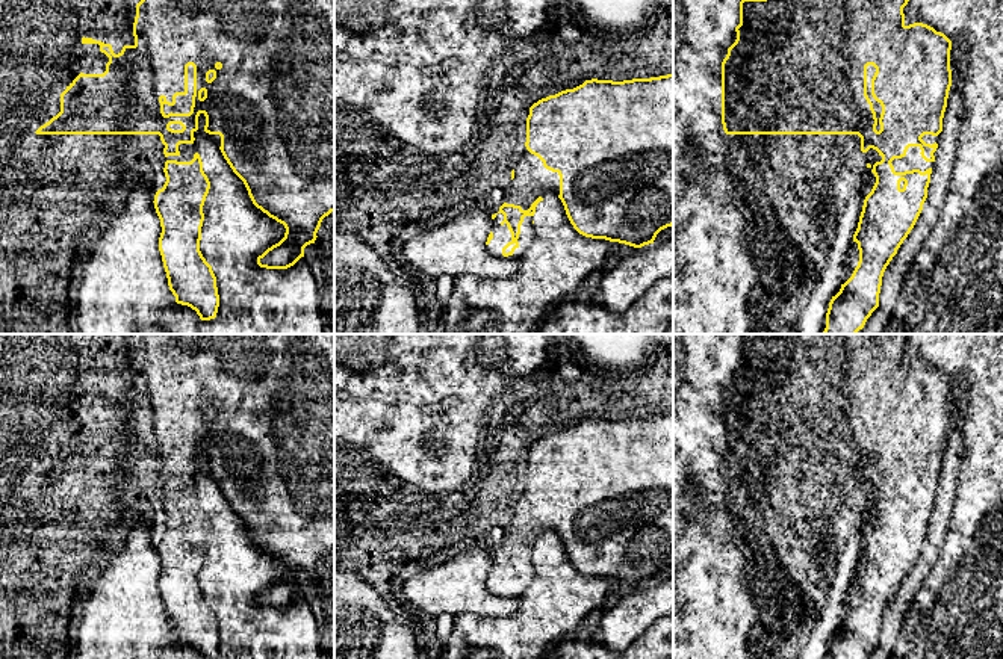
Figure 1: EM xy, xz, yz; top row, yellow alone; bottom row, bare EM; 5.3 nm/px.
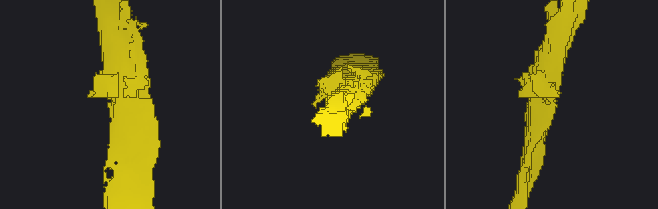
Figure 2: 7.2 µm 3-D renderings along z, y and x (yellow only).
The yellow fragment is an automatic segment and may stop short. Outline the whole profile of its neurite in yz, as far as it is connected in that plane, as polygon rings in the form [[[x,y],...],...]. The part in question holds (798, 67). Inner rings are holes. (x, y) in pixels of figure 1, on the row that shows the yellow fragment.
[[[741,0],[740,2],[740,24],[735,27],[737,39],[728,48],[728,54],[722,62],[722,124],[726,135],[858,135],[861,138],[861,151],[867,153],[870,148],[876,150],[882,157],[880,162],[873,165],[871,172],[876,177],[876,183],[871,192],[865,196],[862,212],[859,216],[858,228],[853,234],[853,242],[858,243],[859,261],[852,277],[841,284],[840,292],[832,296],[826,313],[826,328],[823,334],[856,334],[864,328],[867,319],[879,307],[879,293],[882,286],[882,277],[897,254],[897,249],[914,228],[923,204],[927,198],[927,187],[930,183],[932,168],[921,172],[920,169],[896,172],[893,166],[894,159],[906,156],[909,147],[918,147],[921,157],[926,162],[935,162],[933,153],[938,144],[926,144],[921,138],[924,135],[938,136],[942,131],[942,118],[947,107],[949,91],[952,86],[950,70],[950,50],[952,41],[933,27],[914,23],[905,24],[903,8],[909,0]],[[873,65],[876,73],[871,79],[871,95],[882,106],[880,118],[876,118],[873,103],[867,95],[867,67]]]

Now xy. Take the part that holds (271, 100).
[[[141,0],[133,23],[133,45],[124,45],[115,54],[110,44],[82,38],[82,44],[98,44],[109,57],[103,74],[80,73],[61,94],[61,112],[41,125],[36,135],[159,135],[165,145],[163,154],[180,156],[180,144],[194,144],[198,116],[206,116],[204,131],[221,136],[221,153],[233,172],[244,181],[253,204],[269,218],[283,224],[284,237],[257,257],[266,269],[287,269],[304,257],[304,248],[315,243],[316,233],[325,216],[334,212],[334,0]],[[188,67],[194,67],[194,95],[189,113],[165,113],[163,106],[174,106],[177,95],[188,94]]]

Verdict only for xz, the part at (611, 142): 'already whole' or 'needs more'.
already whole

